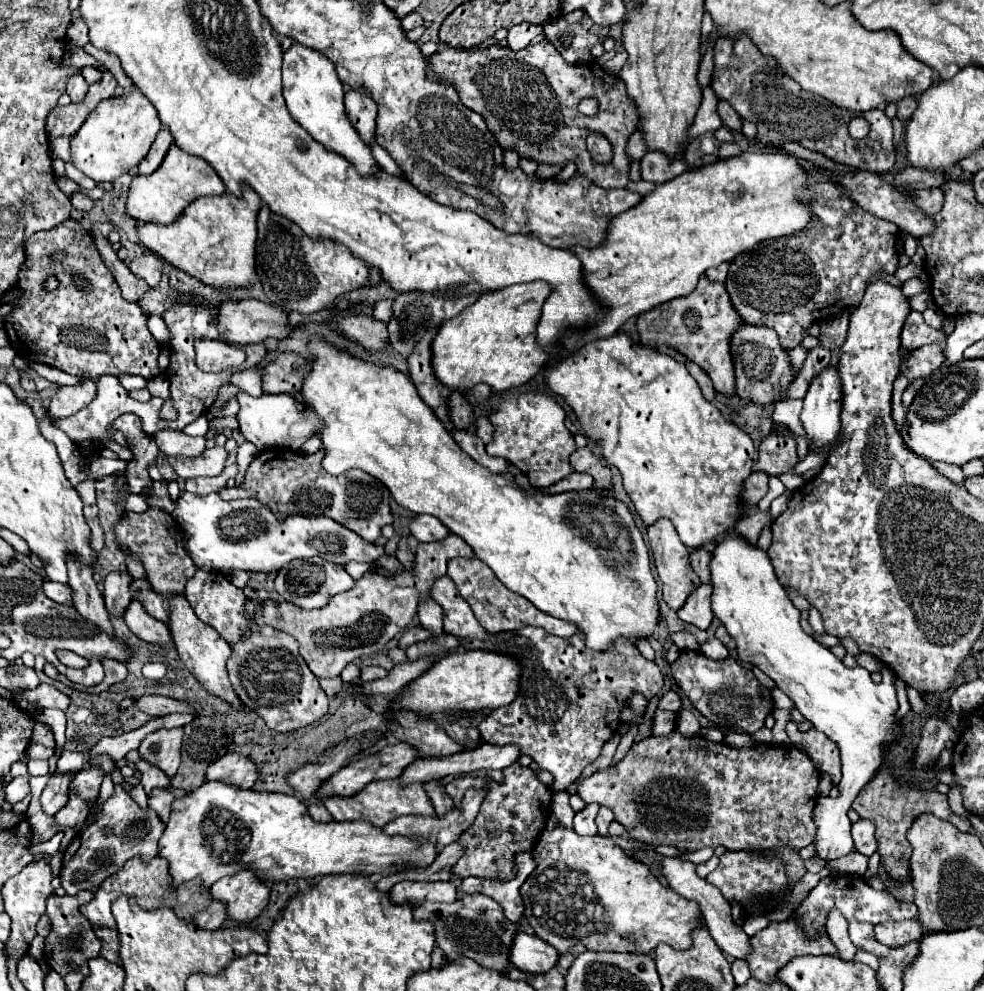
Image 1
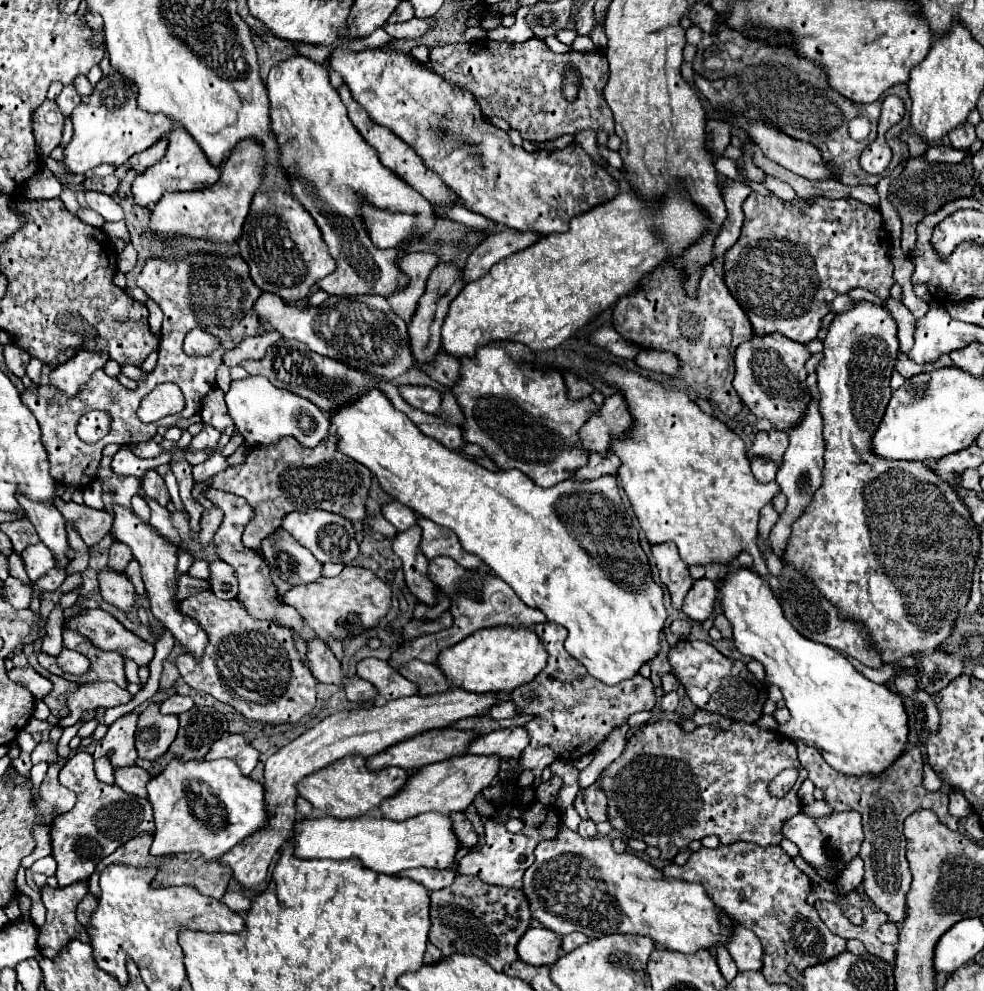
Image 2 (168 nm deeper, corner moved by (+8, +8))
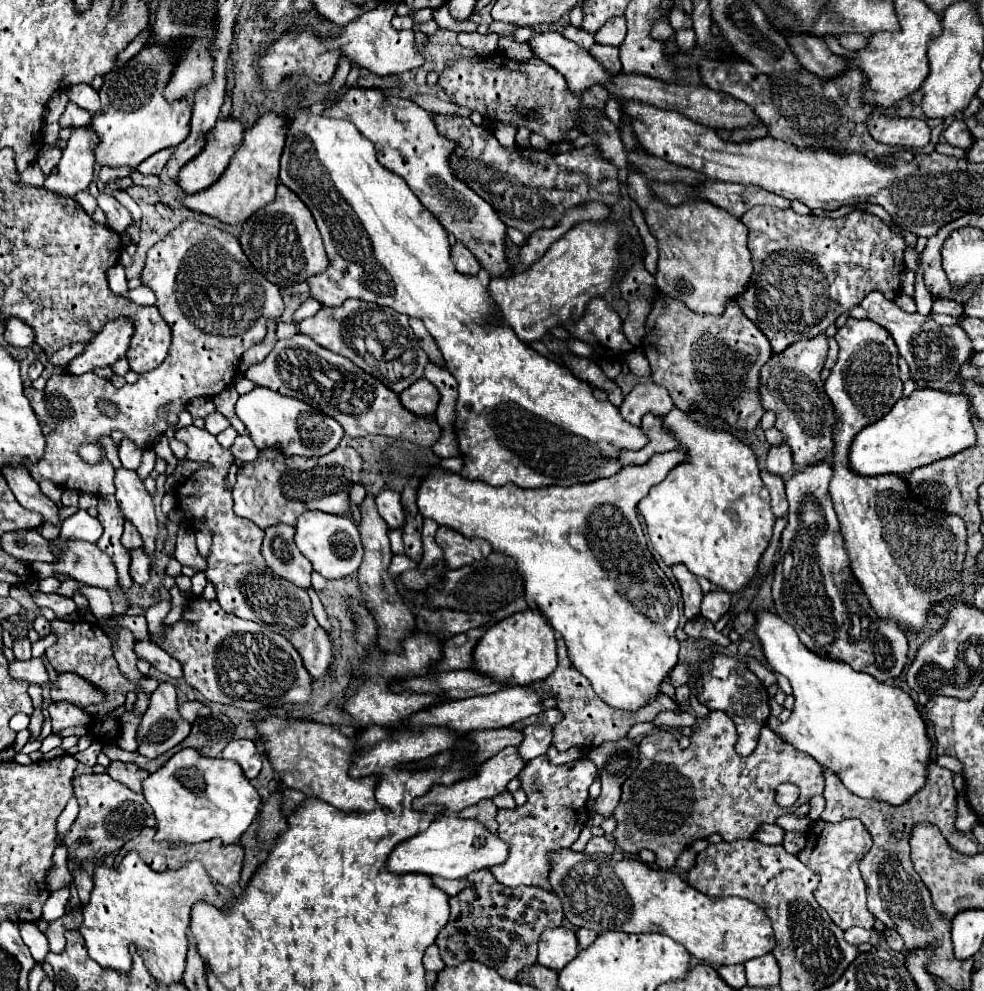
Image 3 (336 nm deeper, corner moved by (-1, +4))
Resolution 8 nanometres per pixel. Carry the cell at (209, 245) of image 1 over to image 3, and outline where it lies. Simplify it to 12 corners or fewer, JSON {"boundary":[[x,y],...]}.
{"boundary":[[287,114],[245,130],[223,176],[187,208],[243,224],[275,198]]}

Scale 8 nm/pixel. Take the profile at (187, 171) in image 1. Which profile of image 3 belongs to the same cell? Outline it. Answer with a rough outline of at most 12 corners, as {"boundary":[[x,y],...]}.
{"boundary":[[219,120],[205,150],[179,172],[195,194],[215,184],[241,146],[245,126]]}

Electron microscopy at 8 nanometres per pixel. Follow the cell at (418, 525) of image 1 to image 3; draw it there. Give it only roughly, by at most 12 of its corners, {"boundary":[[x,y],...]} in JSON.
{"boundary":[[383,490],[375,506],[389,528],[405,524],[399,494]]}

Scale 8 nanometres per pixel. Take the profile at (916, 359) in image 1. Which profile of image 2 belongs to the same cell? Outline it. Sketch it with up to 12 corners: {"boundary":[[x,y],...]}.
{"boundary":[[906,354],[898,356],[896,372],[904,378],[916,376],[930,366],[910,362]]}

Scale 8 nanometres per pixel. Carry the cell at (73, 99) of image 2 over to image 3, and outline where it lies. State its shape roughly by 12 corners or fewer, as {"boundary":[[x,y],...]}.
{"boundary":[[67,104],[59,118],[61,128],[91,124],[91,114]]}

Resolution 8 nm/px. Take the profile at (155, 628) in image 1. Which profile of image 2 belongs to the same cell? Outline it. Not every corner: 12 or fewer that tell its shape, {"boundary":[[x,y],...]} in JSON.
{"boundary":[[110,568],[100,572],[102,598],[124,614],[136,608],[132,582]]}

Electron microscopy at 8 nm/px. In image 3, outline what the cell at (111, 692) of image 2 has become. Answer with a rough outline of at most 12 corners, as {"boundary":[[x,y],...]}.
{"boundary":[[77,674],[57,676],[59,700],[71,704],[97,704],[103,694]]}

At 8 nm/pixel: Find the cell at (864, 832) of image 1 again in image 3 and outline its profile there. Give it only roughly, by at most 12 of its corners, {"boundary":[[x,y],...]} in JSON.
{"boundary":[[817,820],[797,858],[819,874],[815,900],[847,930],[871,930],[857,868],[859,820]]}

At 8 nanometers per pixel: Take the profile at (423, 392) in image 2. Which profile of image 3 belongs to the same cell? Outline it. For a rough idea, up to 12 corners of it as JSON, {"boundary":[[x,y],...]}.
{"boundary":[[419,378],[401,404],[419,416],[435,414],[439,390]]}

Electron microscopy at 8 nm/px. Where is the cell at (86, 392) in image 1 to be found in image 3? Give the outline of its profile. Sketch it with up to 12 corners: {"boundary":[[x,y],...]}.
{"boundary":[[131,318],[111,320],[67,366],[77,376],[125,356]]}

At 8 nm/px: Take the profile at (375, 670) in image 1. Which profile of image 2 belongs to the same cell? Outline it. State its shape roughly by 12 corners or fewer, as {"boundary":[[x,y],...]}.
{"boundary":[[360,660],[358,676],[374,682],[386,700],[412,696],[418,688],[388,662]]}

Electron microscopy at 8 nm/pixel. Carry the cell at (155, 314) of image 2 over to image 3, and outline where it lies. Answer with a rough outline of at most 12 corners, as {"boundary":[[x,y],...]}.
{"boundary":[[147,286],[129,290],[127,298],[141,306],[153,306],[155,294]]}

